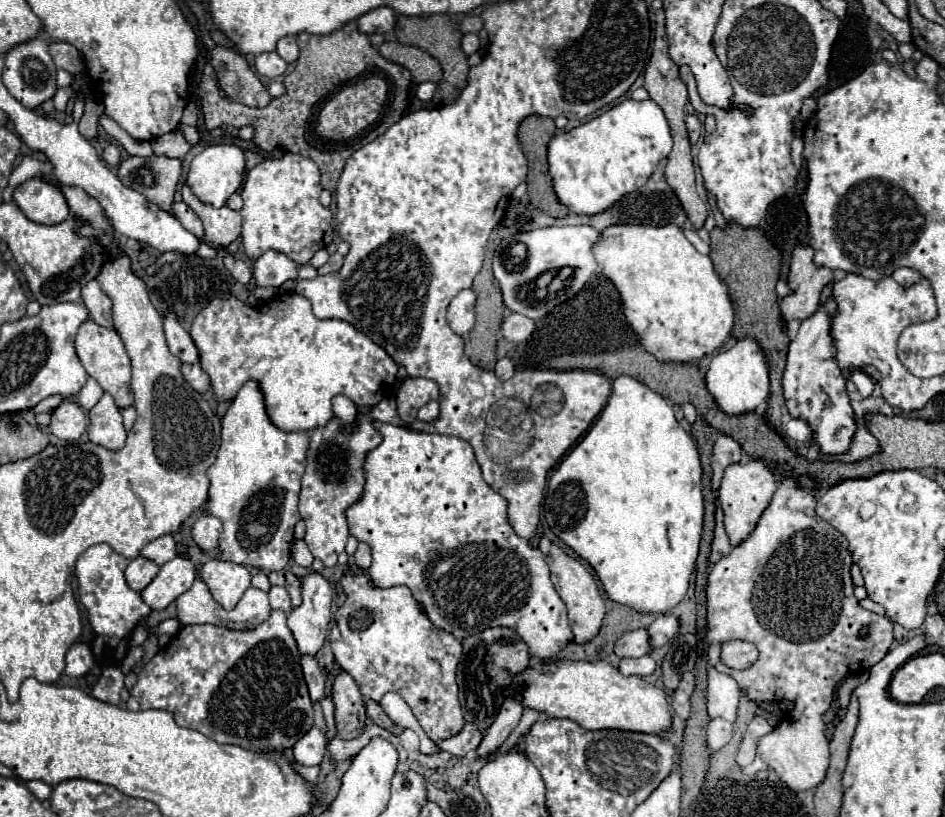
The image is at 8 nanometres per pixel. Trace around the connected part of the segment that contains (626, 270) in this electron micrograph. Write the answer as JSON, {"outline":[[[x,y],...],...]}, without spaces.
{"outline":[[[615,224],[615,226],[609,226],[601,232],[599,240],[593,244],[593,256],[597,260],[597,264],[601,266],[601,272],[615,284],[619,296],[621,296],[621,302],[623,302],[623,314],[631,326],[631,330],[641,338],[641,346],[651,352],[657,360],[661,362],[697,362],[699,358],[705,358],[705,356],[711,356],[725,340],[727,336],[731,334],[731,328],[733,328],[733,306],[731,306],[731,300],[729,300],[729,294],[727,294],[727,286],[723,284],[723,280],[717,276],[717,272],[713,270],[713,264],[711,264],[711,258],[709,256],[703,256],[695,250],[695,246],[685,238],[683,230],[673,226],[673,224],[667,224],[667,226],[639,226],[639,224]]]}

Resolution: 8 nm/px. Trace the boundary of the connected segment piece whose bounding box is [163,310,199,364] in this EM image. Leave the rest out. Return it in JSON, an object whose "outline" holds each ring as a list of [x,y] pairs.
{"outline":[[[173,310],[165,312],[163,326],[165,326],[165,338],[167,338],[167,346],[169,346],[171,354],[177,356],[181,362],[197,364],[199,362],[197,348],[189,336],[189,332],[179,324],[177,314]]]}

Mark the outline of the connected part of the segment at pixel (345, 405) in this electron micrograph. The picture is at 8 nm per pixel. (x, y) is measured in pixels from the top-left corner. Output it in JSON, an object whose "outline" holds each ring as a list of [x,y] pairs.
{"outline":[[[335,396],[333,400],[333,412],[335,412],[335,416],[343,422],[343,424],[351,424],[353,420],[355,420],[355,416],[357,416],[357,406],[353,404],[353,400],[349,400],[347,396]]]}

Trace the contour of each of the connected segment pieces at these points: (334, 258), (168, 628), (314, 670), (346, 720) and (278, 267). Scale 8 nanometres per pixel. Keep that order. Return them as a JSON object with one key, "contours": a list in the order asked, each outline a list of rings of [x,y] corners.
{"contours":[[[[335,252],[335,254],[331,254],[331,258],[327,260],[327,264],[325,264],[325,266],[317,268],[317,272],[323,276],[323,274],[331,274],[331,272],[337,272],[341,266],[343,266],[343,256],[341,256],[339,252]]],[[[169,618],[169,620],[165,620],[165,622],[161,622],[157,628],[155,628],[155,632],[161,636],[161,634],[169,634],[169,636],[173,636],[177,630],[179,630],[179,620],[177,618]]],[[[303,654],[301,656],[301,668],[303,668],[303,676],[305,676],[305,682],[309,686],[309,694],[311,694],[311,700],[313,702],[319,702],[325,694],[325,678],[323,678],[323,672],[315,660],[315,656],[309,656],[309,654]]],[[[339,672],[339,676],[333,682],[333,702],[337,736],[343,740],[353,740],[361,736],[367,720],[365,702],[359,692],[359,686],[345,672]]],[[[267,250],[261,254],[253,266],[253,278],[257,286],[281,286],[287,280],[297,278],[297,264],[289,260],[285,254]]]]}

